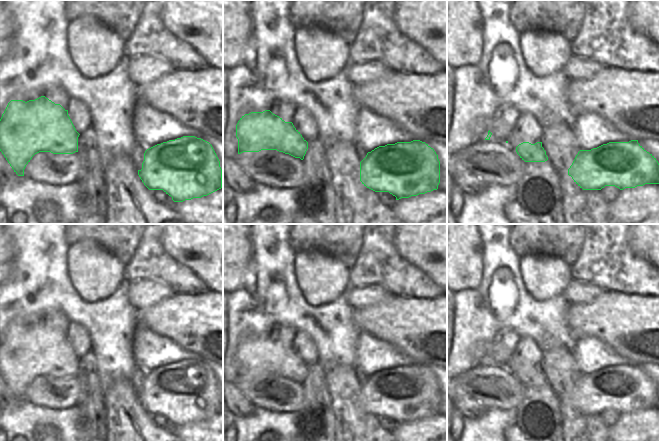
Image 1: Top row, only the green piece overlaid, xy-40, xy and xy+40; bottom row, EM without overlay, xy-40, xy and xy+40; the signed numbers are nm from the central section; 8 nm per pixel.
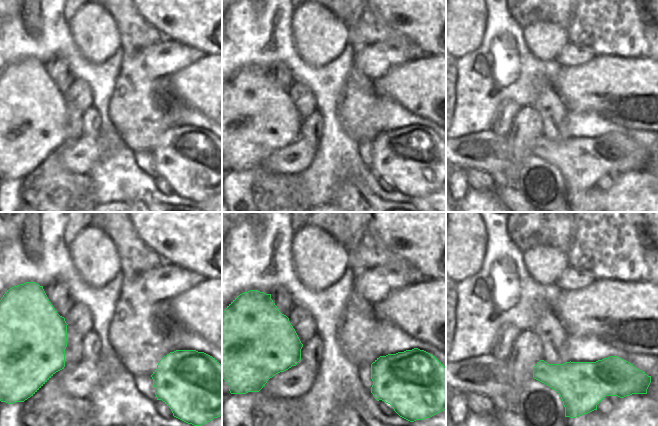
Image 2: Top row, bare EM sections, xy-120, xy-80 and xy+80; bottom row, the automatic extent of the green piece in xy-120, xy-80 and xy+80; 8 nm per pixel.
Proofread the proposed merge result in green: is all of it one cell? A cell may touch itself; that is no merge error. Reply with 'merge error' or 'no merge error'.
no merge error

